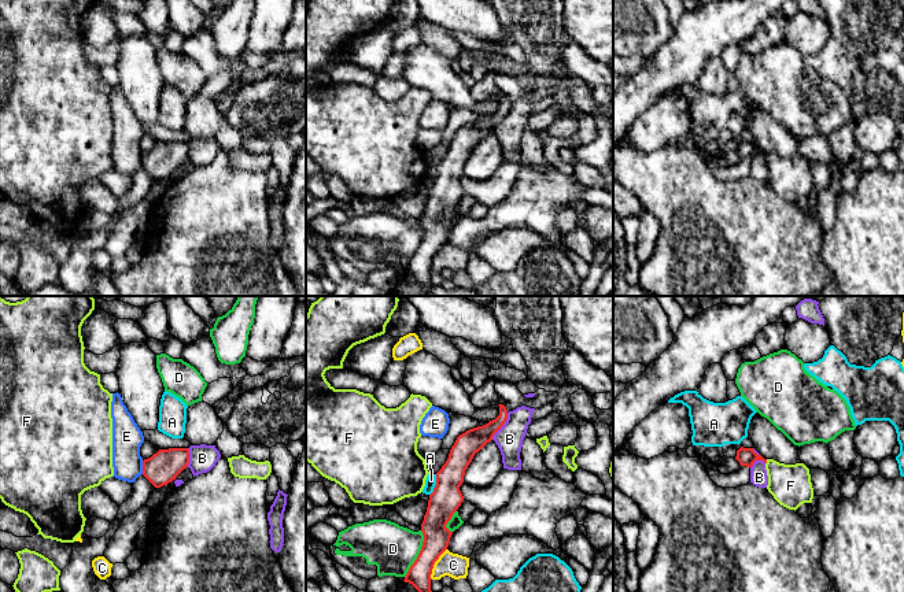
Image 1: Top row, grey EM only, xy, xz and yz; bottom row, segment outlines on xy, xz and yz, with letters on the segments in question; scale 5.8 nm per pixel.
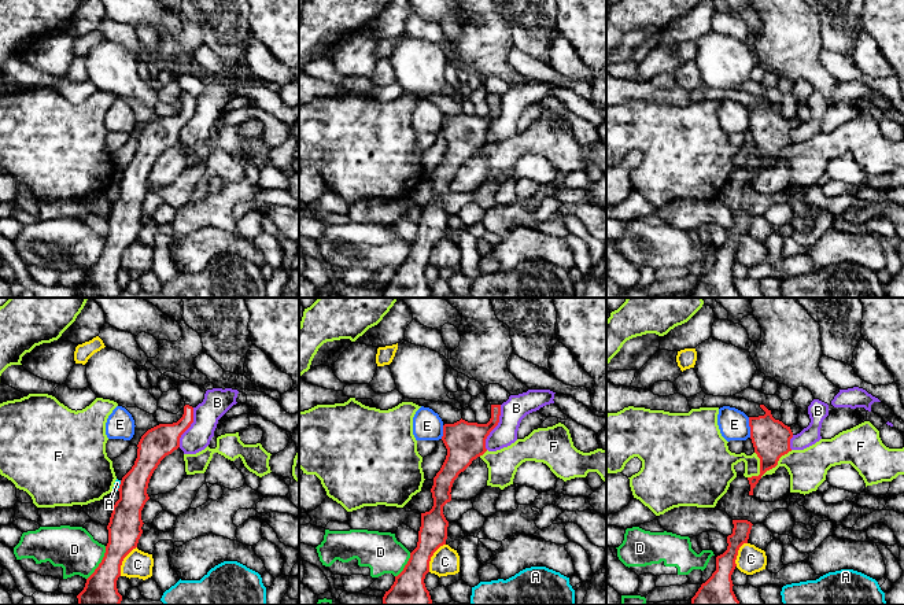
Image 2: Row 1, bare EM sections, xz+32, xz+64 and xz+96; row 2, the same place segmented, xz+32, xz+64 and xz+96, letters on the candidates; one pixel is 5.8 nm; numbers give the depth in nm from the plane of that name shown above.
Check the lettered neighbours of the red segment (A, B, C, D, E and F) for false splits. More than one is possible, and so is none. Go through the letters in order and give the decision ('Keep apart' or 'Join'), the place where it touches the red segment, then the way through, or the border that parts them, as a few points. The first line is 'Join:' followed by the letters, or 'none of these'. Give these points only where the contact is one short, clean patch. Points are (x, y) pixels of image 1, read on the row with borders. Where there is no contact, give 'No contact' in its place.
Join: none of these
A: Keep apart. Touches red at xz (435, 485). Boundary: xz (436, 474), (436, 483), (430, 495)
B: Keep apart. Touches red at xz (502, 425). Boundary: xz (508, 413), (506, 421), (491, 439)
C: Keep apart. Touches red at xz (434, 563)
D: Keep apart. Touches red at xz (419, 554)
E: Keep apart. Touches red at xy (143, 467)
F: Keep apart. Touches red at yz (766, 462). Boundary: yz (767, 459), (766, 463)

